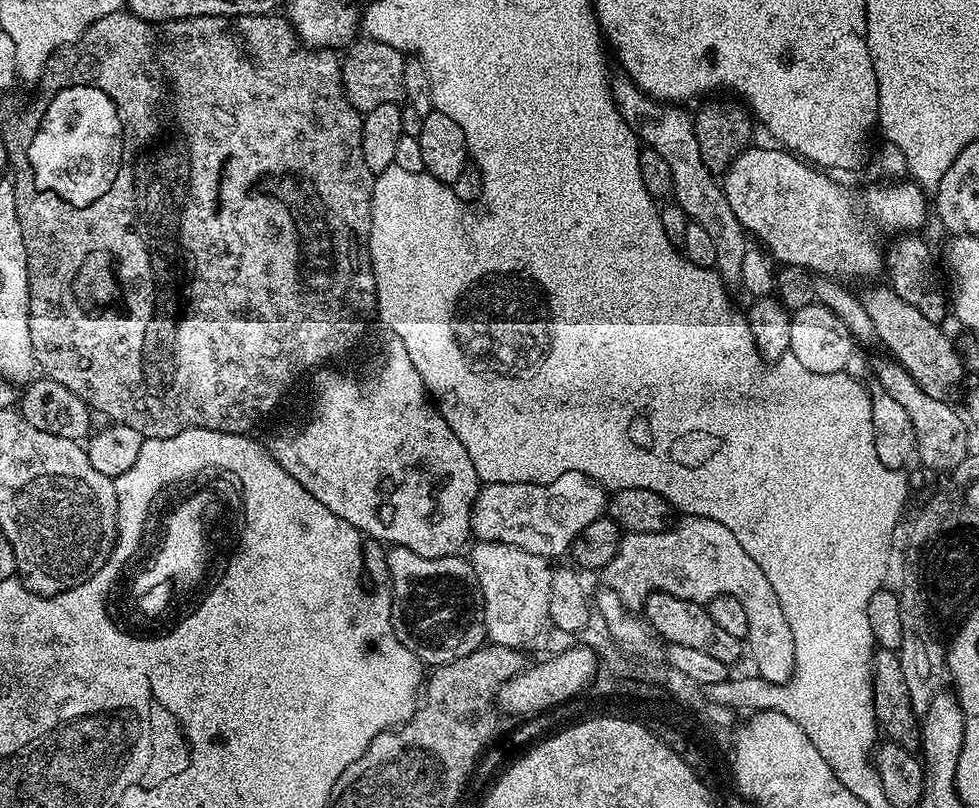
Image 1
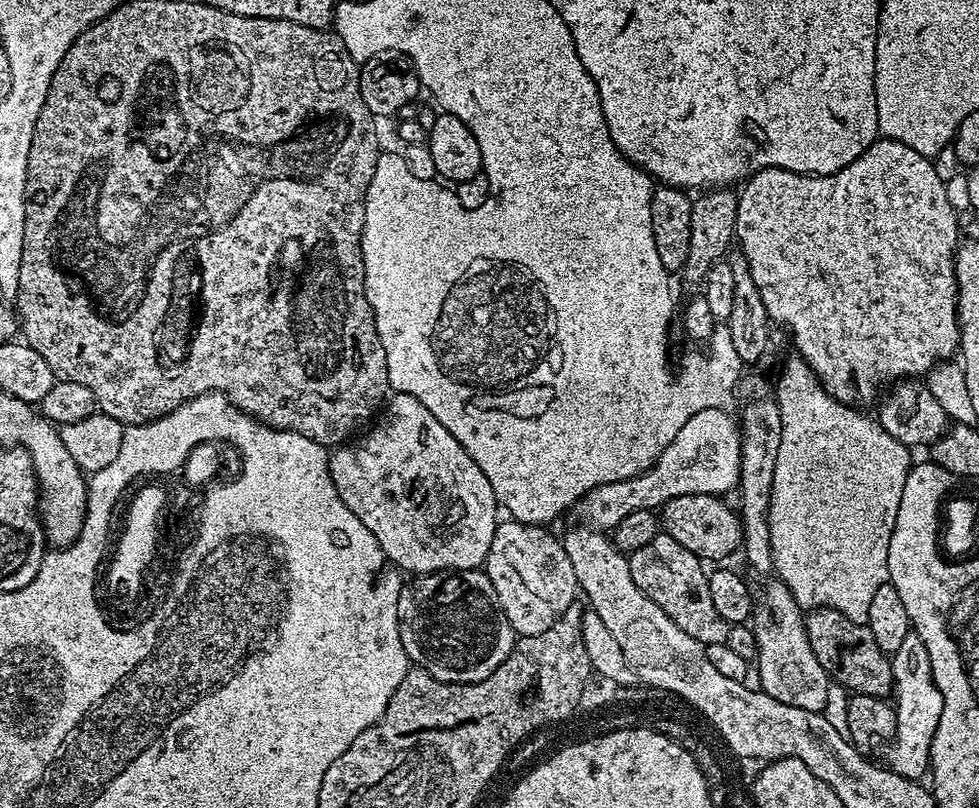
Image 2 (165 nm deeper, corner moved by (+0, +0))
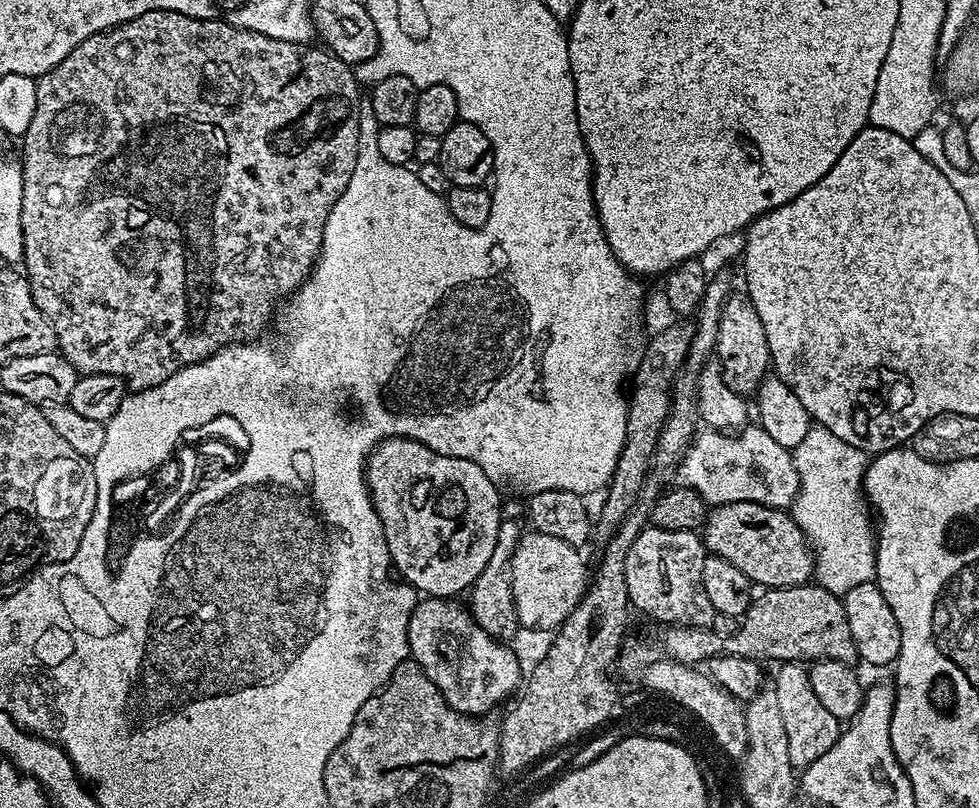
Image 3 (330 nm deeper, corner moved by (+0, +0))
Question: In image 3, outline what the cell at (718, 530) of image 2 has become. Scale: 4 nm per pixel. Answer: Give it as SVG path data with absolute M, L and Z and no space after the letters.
M758 502L717 504L709 511L708 519L704 521L702 539L705 549L711 555L726 558L726 562L738 566L738 570L742 570L742 574L746 574L746 578L761 589L789 588L807 584L813 579L812 546L795 520L783 508L771 508Z

